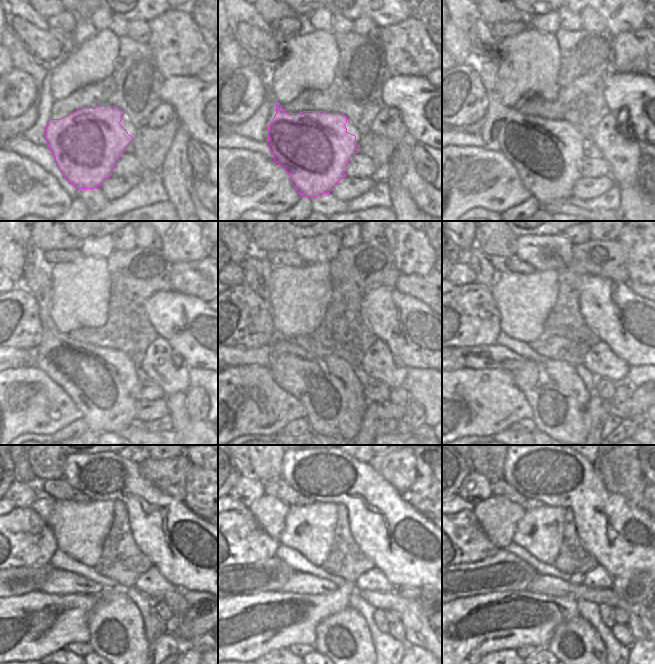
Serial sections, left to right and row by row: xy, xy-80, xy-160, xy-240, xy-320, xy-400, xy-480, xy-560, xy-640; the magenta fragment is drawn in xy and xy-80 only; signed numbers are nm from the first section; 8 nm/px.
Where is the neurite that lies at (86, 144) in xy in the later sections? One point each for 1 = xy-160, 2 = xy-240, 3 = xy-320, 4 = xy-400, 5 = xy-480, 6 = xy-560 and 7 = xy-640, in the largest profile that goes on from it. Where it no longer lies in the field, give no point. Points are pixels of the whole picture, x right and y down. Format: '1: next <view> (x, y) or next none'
1: next xy-160 (547, 155)
2: next xy-240 (102, 382)
3: next xy-320 (333, 397)
4: next xy-400 (559, 400)
5: next xy-480 (116, 628)
6: next xy-560 (344, 637)
7: next xy-640 (575, 643)

